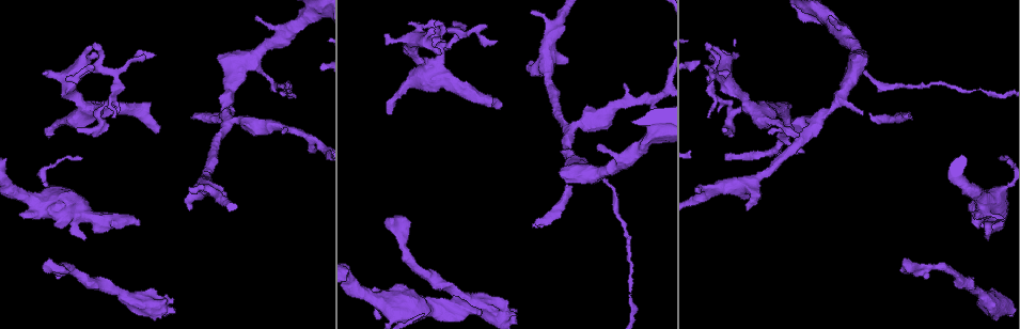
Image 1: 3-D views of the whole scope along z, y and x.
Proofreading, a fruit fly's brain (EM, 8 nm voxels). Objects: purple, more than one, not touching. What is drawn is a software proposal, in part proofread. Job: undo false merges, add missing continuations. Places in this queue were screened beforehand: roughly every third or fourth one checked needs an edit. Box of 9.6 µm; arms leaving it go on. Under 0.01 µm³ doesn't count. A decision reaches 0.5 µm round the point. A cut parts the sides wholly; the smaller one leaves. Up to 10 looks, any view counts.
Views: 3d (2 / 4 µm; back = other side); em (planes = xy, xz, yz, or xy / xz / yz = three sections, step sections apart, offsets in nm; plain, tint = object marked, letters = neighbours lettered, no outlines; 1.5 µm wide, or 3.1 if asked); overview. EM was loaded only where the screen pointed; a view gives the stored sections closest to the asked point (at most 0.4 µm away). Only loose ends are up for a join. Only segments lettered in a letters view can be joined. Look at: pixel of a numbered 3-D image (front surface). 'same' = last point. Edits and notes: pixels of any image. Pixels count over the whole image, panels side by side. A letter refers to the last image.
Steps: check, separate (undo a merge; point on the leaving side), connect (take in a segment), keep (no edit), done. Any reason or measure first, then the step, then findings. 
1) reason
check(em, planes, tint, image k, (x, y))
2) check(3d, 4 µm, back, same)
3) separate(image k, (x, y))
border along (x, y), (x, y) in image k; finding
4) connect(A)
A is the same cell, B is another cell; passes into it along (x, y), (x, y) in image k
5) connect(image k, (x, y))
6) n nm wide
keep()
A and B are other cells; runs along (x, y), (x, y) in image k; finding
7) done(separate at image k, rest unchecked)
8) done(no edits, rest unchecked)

thick turns thin
check(3d, 2 µm, image 1, (274, 125))

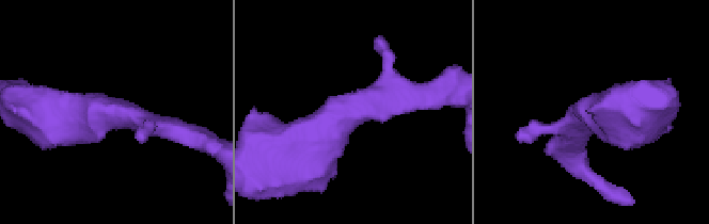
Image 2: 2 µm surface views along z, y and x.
check(em, yz, step 8, letters, image 2, (104, 115))

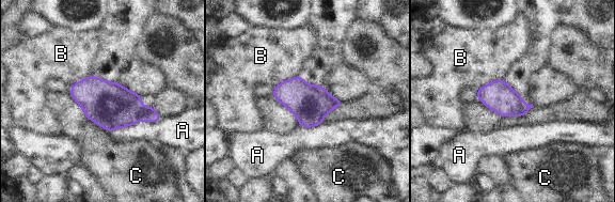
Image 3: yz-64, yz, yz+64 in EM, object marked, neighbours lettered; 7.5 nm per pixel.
220 nm wide
keep()
A, B and C are other cells; border along (162, 118), (138, 121), (111, 131) in image 3; all the same neuron

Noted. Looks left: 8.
three-way junction
check(em, planes, letters, image 1, (252, 56))

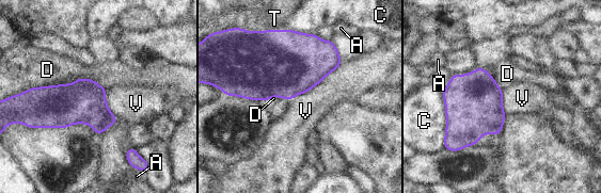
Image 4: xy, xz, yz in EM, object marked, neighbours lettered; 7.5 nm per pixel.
keep()
A, C, D, T and V are other cells; border along (343, 63), (290, 100) in image 4; one neuron here

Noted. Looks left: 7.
an open end
check(em, planes, tint, image 1, (1002, 219))

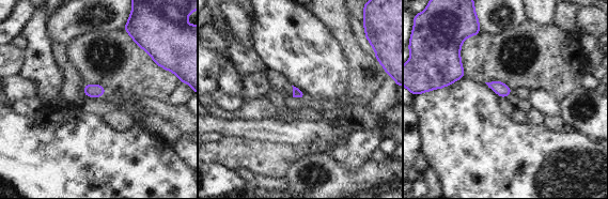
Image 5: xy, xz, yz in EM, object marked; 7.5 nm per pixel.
what lies round it
check(em, planes, letters, same)

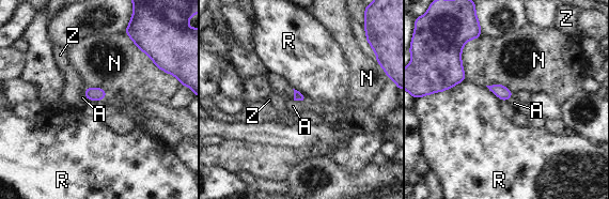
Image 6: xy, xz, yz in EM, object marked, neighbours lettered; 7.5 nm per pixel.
keep()
A, N, R and Z are other cells; no lettered segment goes on from it

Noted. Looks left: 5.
branch stops here
check(3d, 4 µm, image 1, (515, 312))

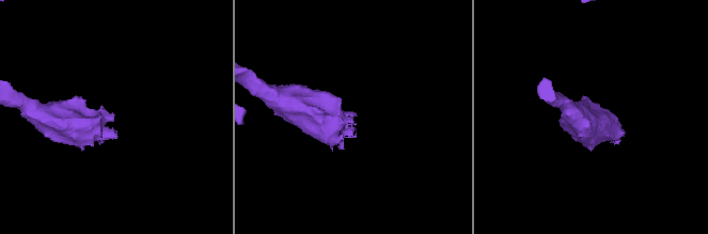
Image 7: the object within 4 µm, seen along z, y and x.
check(em, yz, step 8, letters, image 7, (354, 122))

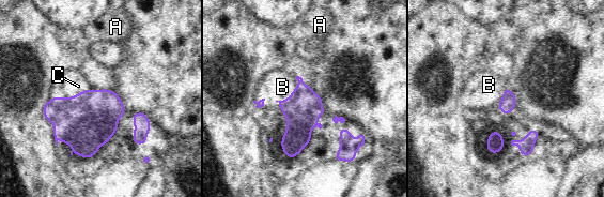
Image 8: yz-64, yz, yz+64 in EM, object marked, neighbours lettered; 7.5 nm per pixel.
check(em, planes, letters, same)

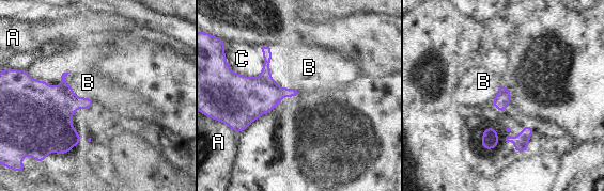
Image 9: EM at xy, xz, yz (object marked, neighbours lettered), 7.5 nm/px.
keep()
A, B and C are other cells; no lettered segment goes on from it

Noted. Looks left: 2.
done(no edits, rest unchecked)

